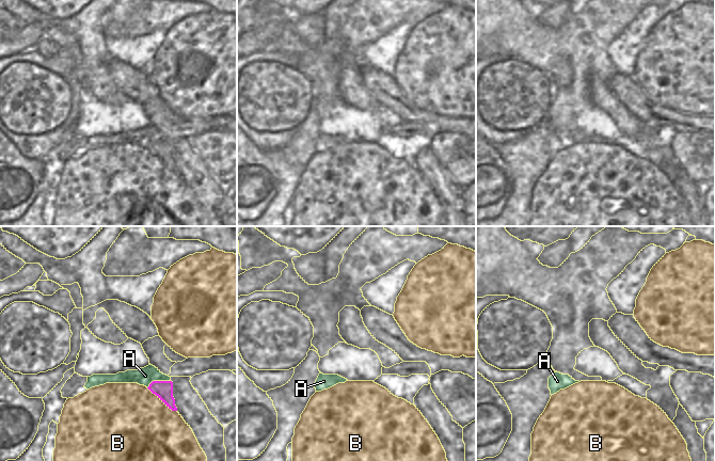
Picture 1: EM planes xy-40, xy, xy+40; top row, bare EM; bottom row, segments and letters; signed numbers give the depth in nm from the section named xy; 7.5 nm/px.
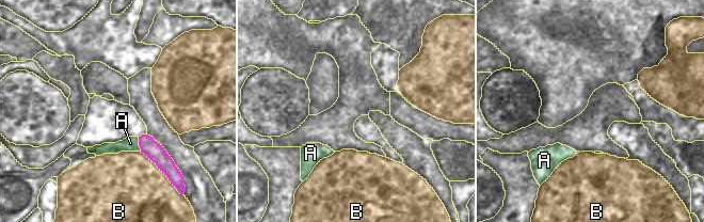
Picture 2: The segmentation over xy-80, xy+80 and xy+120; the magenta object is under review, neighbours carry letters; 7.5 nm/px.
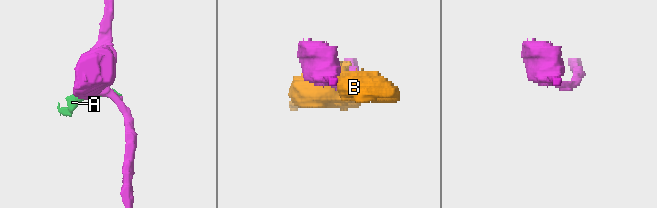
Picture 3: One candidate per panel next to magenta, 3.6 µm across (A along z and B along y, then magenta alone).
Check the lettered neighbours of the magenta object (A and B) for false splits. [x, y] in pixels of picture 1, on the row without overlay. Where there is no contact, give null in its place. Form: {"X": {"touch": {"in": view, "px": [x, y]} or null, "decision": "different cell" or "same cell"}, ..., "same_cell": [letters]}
{"A": {"touch": {"in": "xy-40", "px": [158, 142]}, "decision": "different cell"}, "B": {"touch": {"in": "xy-40", "px": [161, 160]}, "decision": "different cell"}, "same_cell": []}

